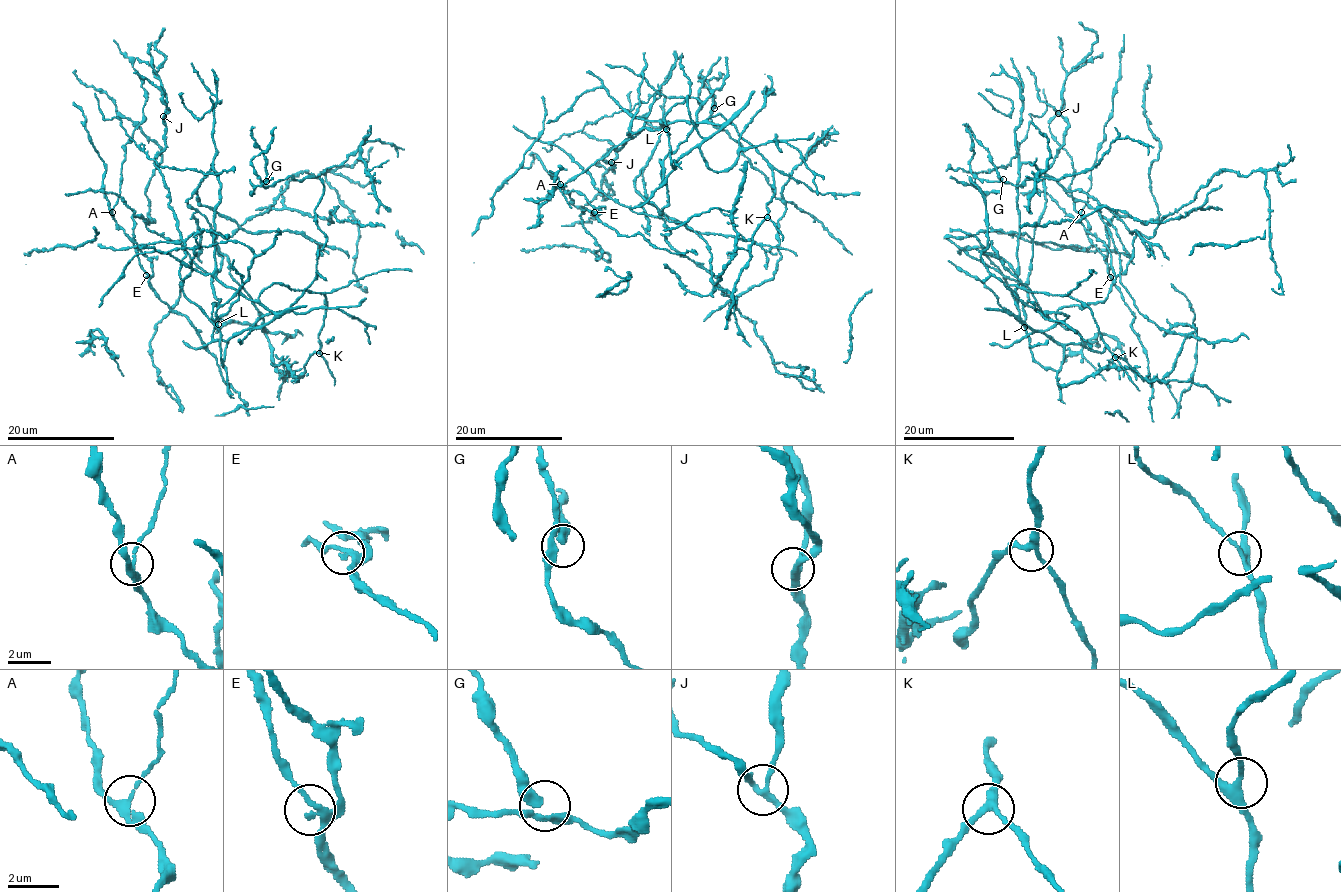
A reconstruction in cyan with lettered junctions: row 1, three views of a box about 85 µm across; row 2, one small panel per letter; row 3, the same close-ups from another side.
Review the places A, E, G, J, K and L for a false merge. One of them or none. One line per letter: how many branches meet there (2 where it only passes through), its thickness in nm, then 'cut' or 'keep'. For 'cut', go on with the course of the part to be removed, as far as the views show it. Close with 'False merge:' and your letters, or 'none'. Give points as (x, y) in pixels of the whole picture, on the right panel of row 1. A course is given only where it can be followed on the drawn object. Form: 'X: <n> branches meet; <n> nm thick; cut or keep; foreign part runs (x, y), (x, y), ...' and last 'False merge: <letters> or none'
A: 3 branches meet; 220 nm thick; cut; foreign part runs (1081, 211), (1088, 202), (1090, 170), (1101, 142), (1104, 124), (1111, 117), (1113, 88), (1117, 81), (1124, 34)
E: 3 branches meet; 180 nm thick; keep
G: 3 branches meet; 240 nm thick; keep
J: 3 branches meet; 240 nm thick; keep
K: 3 branches meet; 280 nm thick; keep
L: 3 branches meet; 240 nm thick; keep
False merge: A

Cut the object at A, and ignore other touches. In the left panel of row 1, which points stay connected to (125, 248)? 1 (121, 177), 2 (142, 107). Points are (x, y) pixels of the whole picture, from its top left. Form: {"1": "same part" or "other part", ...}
{"1": "other part", "2": "other part"}

